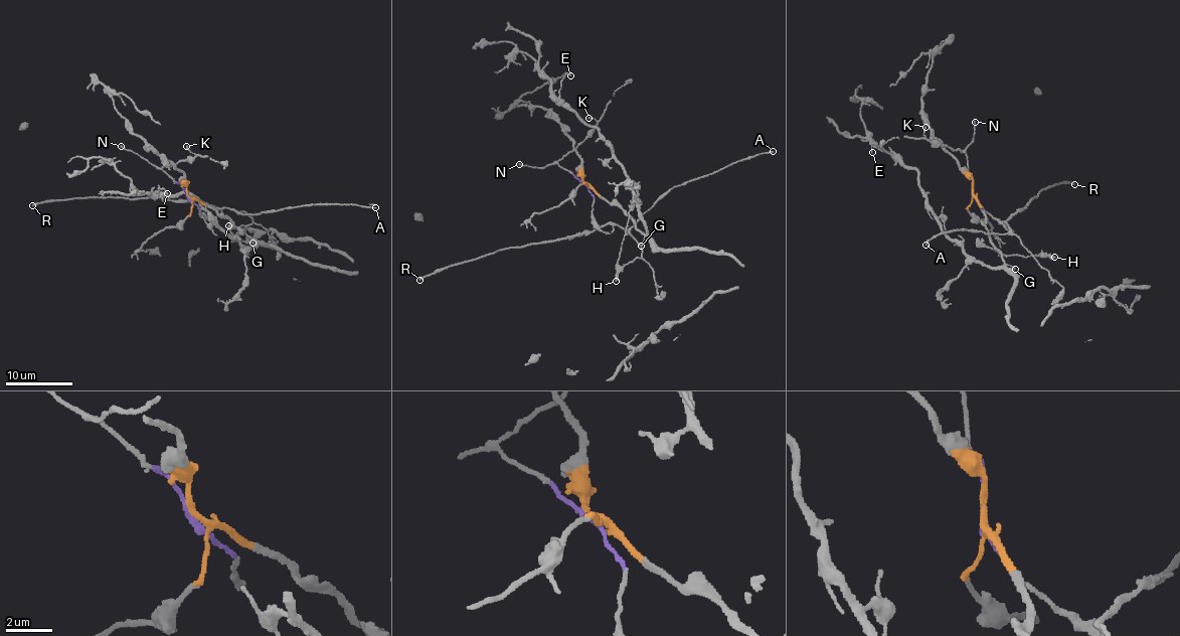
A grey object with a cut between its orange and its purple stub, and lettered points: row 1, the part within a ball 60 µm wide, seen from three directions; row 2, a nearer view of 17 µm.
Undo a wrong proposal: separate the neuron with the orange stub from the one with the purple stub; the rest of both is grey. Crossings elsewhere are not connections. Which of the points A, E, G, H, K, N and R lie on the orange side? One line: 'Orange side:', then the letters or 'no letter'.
Orange side: E, G

